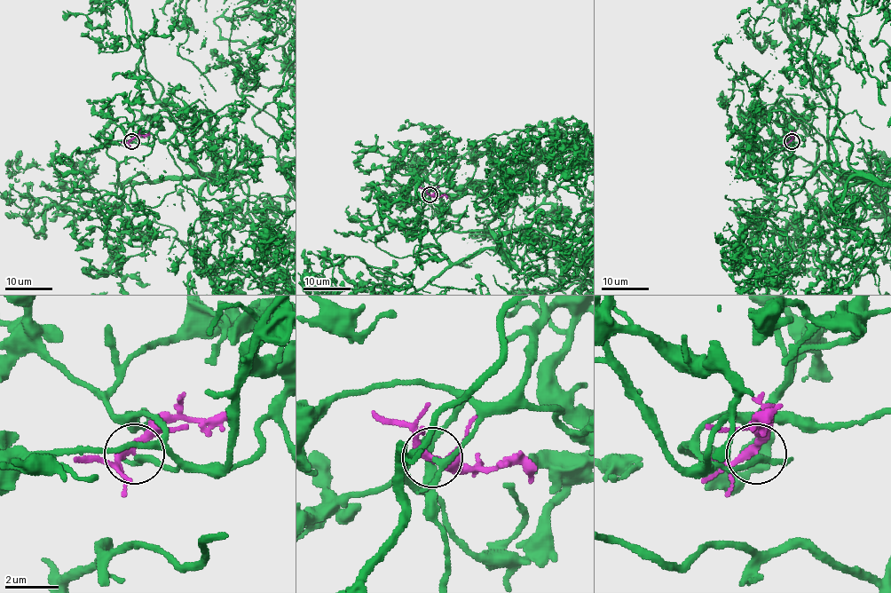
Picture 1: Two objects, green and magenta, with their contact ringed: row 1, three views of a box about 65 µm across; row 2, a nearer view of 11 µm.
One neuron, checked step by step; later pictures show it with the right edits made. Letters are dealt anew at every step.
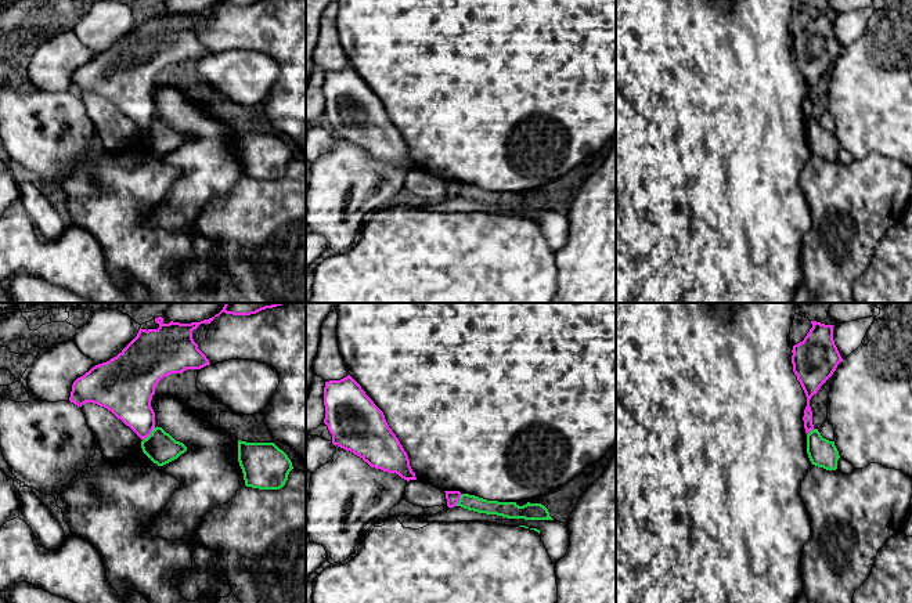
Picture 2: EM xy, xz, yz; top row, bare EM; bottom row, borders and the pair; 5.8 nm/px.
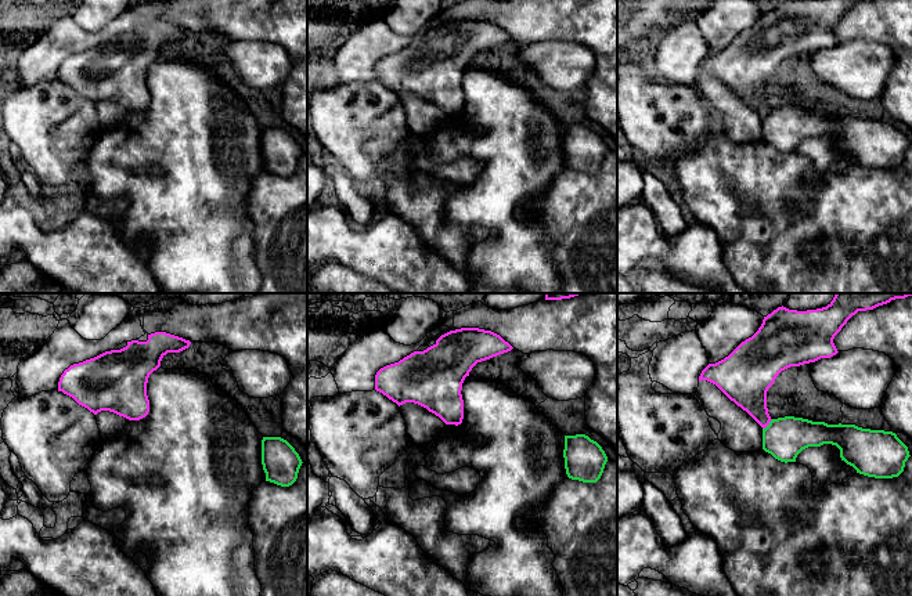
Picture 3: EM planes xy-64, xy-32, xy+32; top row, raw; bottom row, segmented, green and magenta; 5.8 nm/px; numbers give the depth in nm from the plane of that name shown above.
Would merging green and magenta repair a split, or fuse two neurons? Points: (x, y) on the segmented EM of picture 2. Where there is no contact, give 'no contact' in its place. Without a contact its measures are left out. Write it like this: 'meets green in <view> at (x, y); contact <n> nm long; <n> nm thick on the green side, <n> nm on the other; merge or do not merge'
meets green in xy at (151, 433); contact 110 nm long; 180 nm thick on the green side, 260 nm on the other; do not merge

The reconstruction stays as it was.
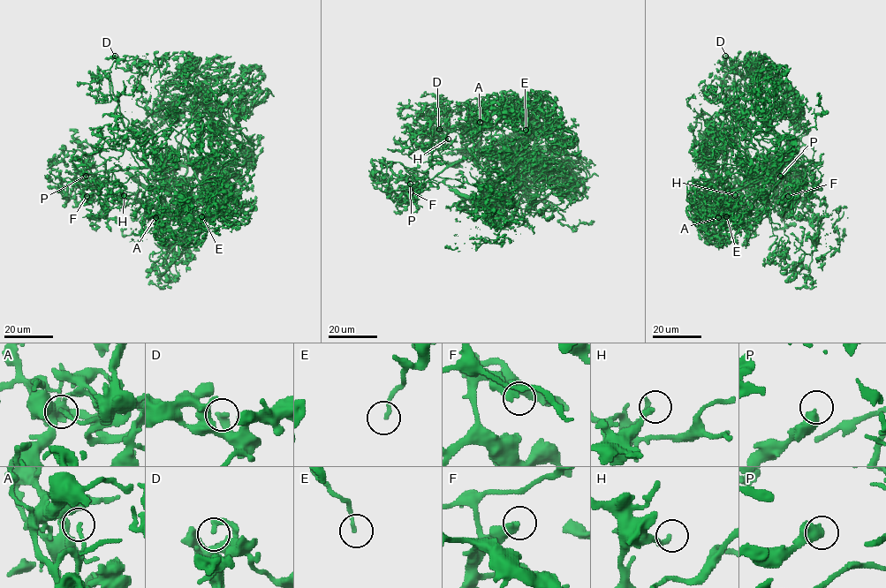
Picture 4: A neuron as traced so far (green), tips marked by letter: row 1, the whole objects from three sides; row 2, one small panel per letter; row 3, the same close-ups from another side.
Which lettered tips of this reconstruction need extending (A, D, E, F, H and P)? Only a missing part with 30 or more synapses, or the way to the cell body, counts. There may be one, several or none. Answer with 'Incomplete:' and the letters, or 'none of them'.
Incomplete: none of them

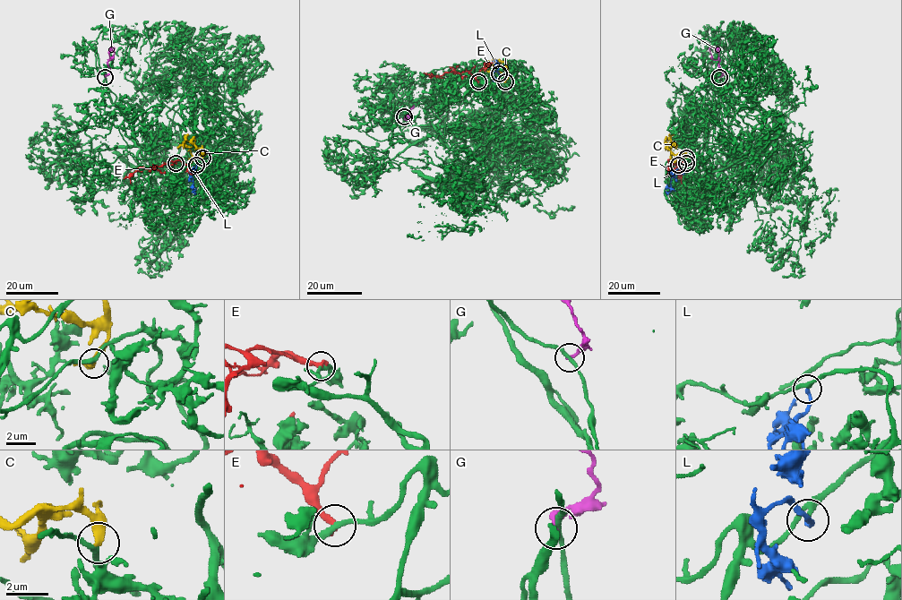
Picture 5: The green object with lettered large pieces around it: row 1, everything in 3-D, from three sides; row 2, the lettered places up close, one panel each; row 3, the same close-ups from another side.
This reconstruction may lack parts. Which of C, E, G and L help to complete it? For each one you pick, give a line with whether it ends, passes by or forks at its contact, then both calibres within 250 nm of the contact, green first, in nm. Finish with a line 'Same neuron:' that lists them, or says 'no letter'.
C: it ends; calibres 240 and 440 nm
L: it ends; calibres 240 and 220 nm
Same neuron: C, L

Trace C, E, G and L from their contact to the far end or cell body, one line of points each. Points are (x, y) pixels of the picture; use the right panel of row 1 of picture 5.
C: (686, 157), (683, 153), (674, 154), (666, 147), (671, 140), (675, 144), (674, 147)
E: (686, 163), (679, 161), (676, 164), (677, 168), (681, 167), (677, 179)
G: (719, 77), (722, 74), (718, 60), (712, 58), (709, 47)
L: (678, 164), (676, 174), (671, 179), (670, 190), (665, 192)

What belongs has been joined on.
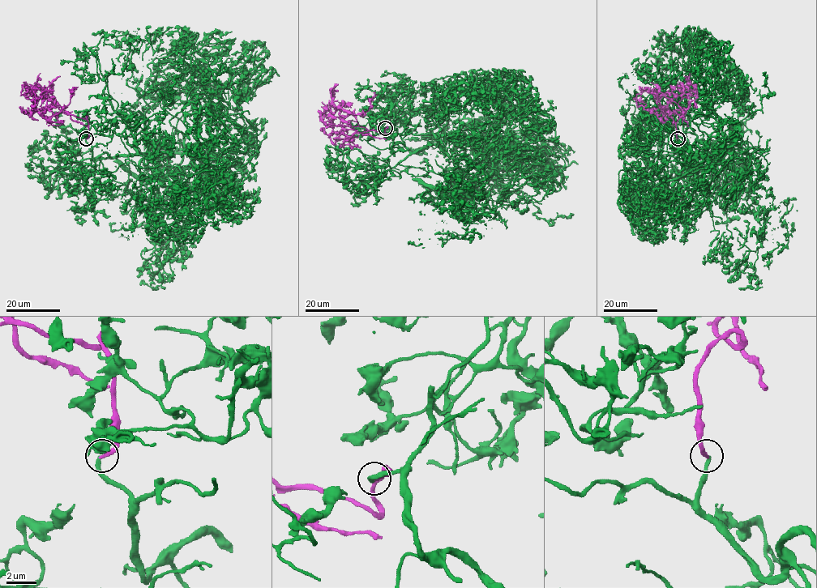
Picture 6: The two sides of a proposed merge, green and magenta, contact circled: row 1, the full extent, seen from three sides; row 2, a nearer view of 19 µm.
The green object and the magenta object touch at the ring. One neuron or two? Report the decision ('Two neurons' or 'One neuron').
One neuron

